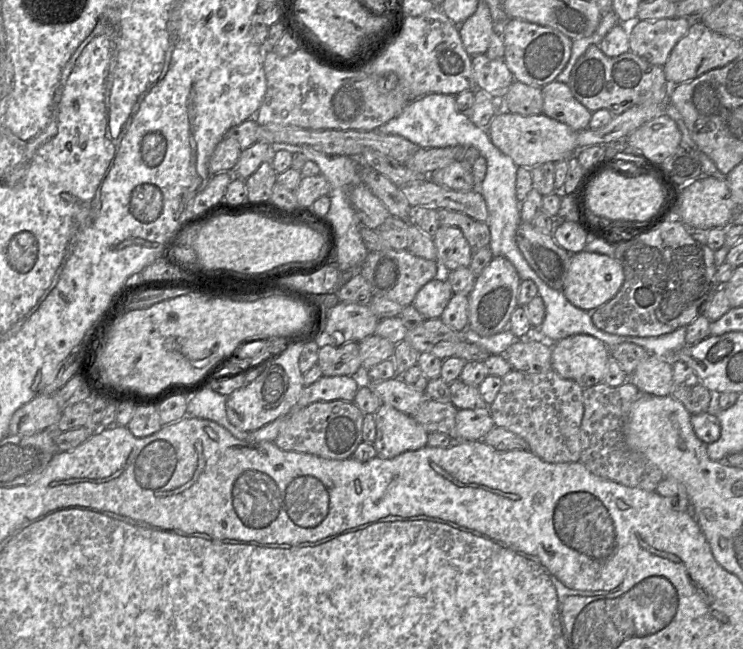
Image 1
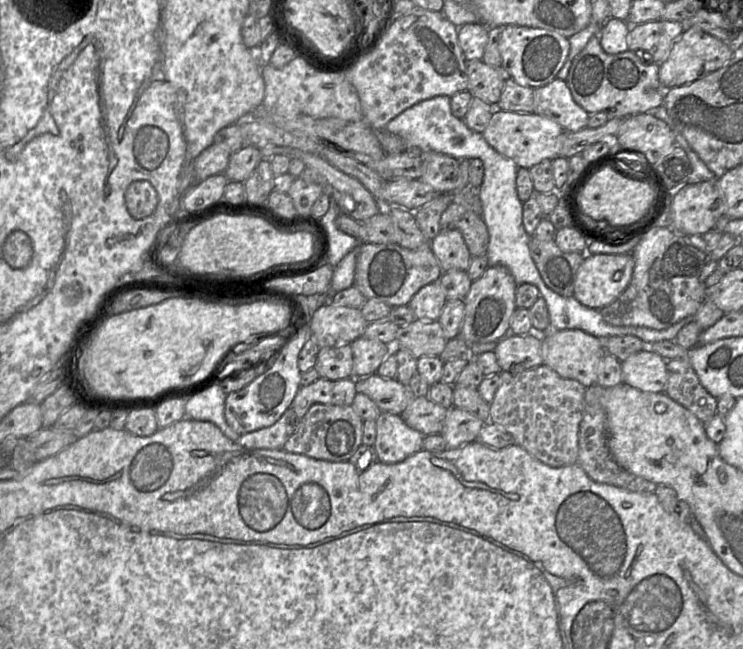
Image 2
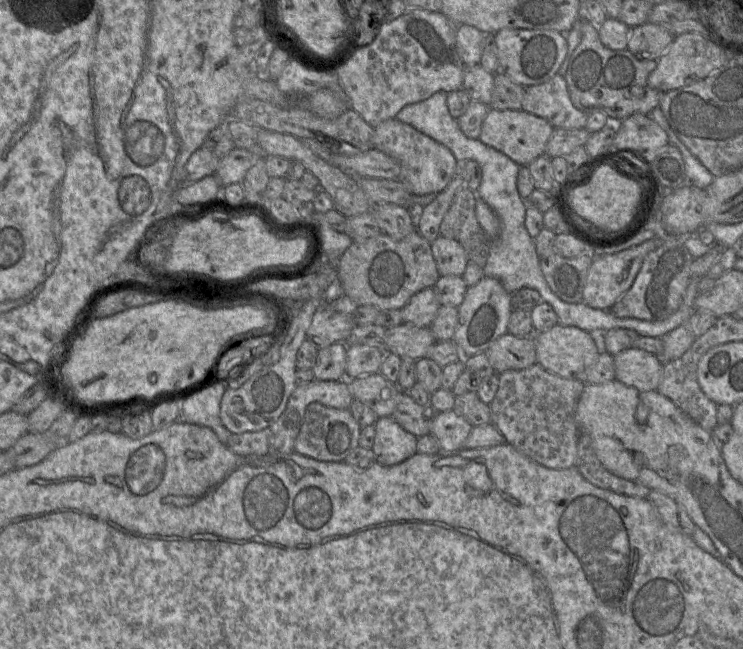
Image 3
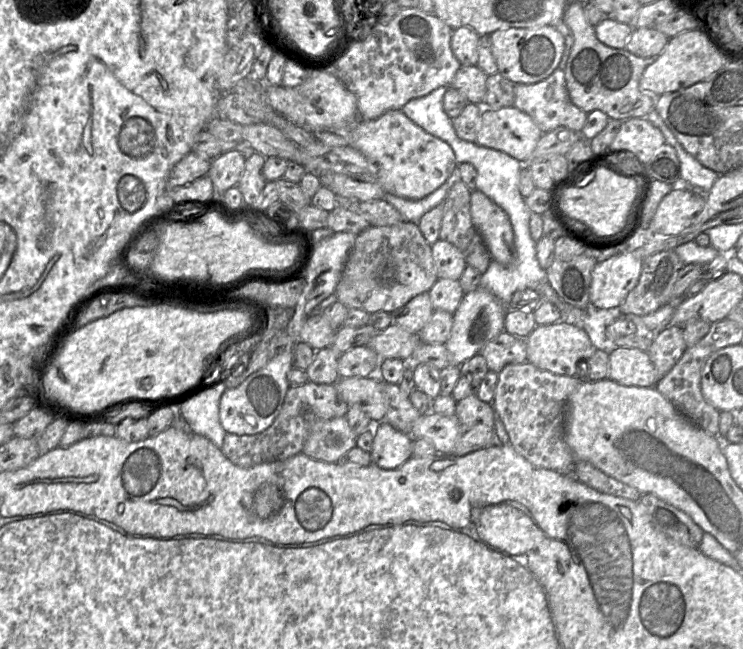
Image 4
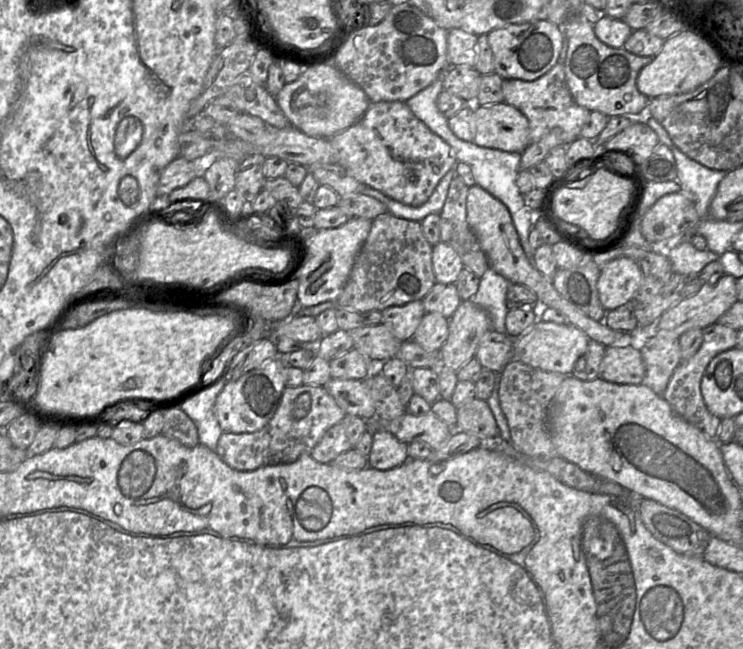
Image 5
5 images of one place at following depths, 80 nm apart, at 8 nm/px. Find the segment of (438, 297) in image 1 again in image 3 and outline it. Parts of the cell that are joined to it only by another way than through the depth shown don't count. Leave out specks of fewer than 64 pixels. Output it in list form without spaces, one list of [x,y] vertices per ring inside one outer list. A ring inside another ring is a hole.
[[[425,288],[414,294],[402,307],[401,312],[404,323],[430,328],[440,307],[441,304],[434,289]]]

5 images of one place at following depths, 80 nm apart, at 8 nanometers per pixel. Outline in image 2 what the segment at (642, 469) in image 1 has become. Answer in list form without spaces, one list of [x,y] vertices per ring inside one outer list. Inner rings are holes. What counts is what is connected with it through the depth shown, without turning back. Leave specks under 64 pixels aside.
[[[595,384],[586,388],[584,395],[584,415],[579,428],[579,464],[587,475],[597,483],[607,484],[640,494],[652,494],[657,484],[636,476],[620,467],[613,459],[607,440],[607,414],[602,404],[605,388]]]

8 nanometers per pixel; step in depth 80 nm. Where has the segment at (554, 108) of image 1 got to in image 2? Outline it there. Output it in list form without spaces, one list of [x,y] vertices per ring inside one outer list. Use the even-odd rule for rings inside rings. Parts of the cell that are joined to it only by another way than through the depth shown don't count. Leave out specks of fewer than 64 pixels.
[[[558,78],[533,89],[533,113],[553,120],[566,132],[586,128],[590,116],[574,101],[566,82]]]

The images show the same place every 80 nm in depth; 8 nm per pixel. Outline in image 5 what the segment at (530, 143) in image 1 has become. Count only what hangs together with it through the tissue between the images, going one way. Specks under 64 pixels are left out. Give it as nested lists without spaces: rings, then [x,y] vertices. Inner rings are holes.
[[[504,102],[474,107],[473,142],[490,149],[522,153],[531,143],[526,116]]]

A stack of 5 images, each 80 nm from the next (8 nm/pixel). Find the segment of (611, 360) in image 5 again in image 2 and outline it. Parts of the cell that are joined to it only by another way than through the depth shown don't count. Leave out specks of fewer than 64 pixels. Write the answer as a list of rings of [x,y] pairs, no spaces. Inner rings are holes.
[[[642,350],[621,362],[622,383],[644,392],[665,393],[666,362],[659,354]]]

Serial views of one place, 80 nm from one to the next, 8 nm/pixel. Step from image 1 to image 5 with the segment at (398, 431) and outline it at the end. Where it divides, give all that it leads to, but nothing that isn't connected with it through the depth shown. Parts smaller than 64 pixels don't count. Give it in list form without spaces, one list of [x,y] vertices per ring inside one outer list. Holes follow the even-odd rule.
[[[375,430],[368,466],[379,471],[387,471],[404,464],[408,460],[407,446],[388,431]]]

